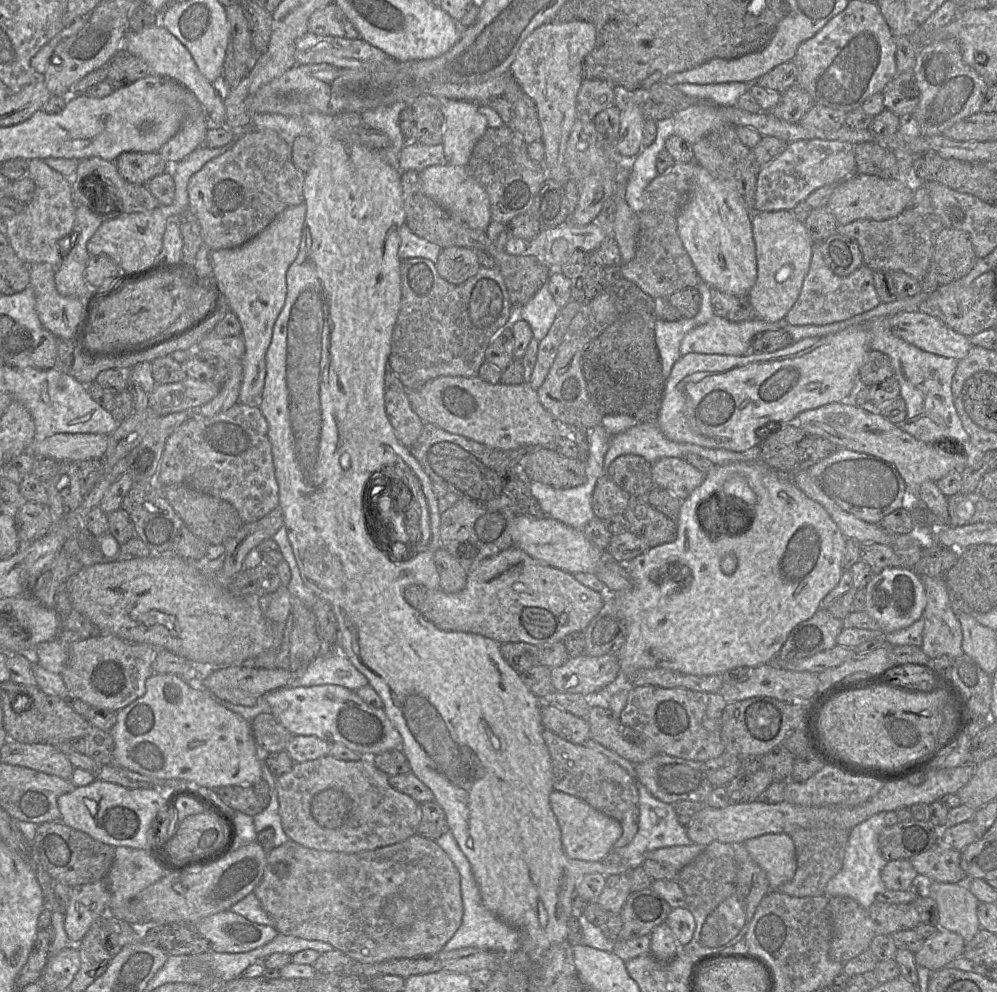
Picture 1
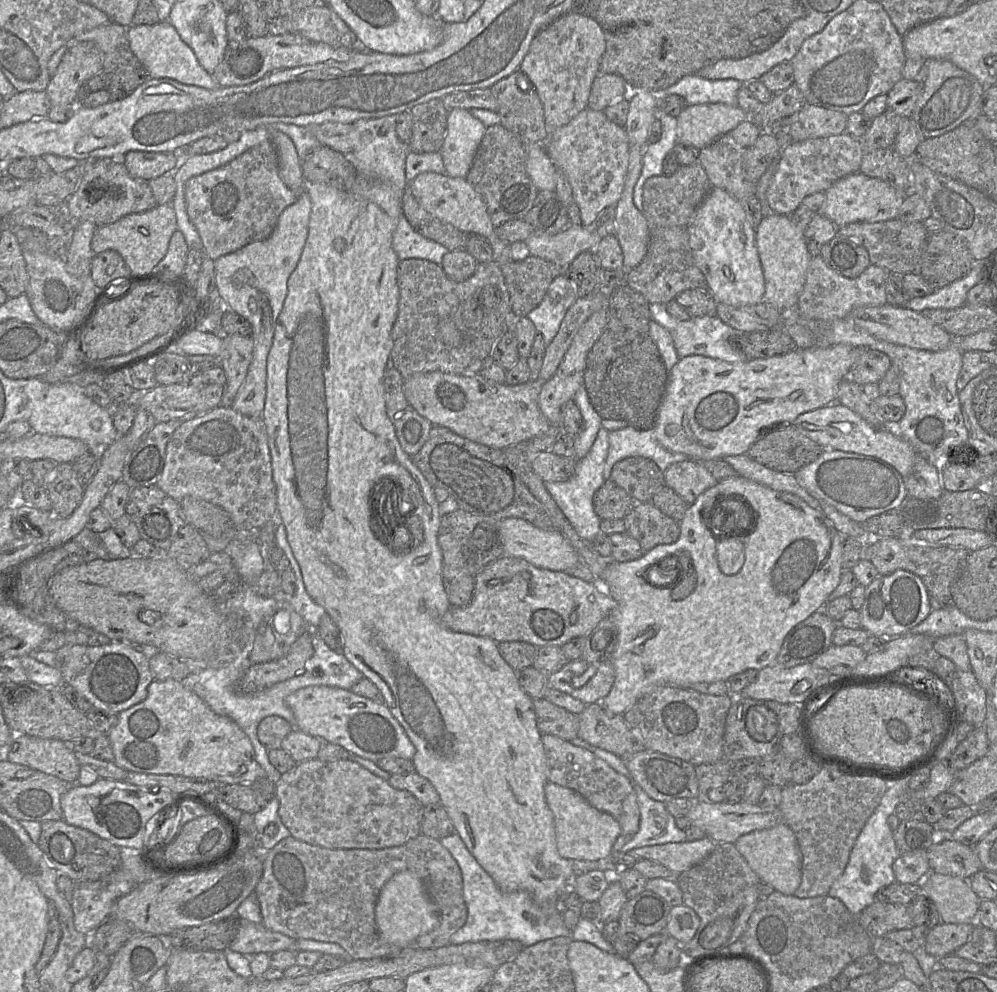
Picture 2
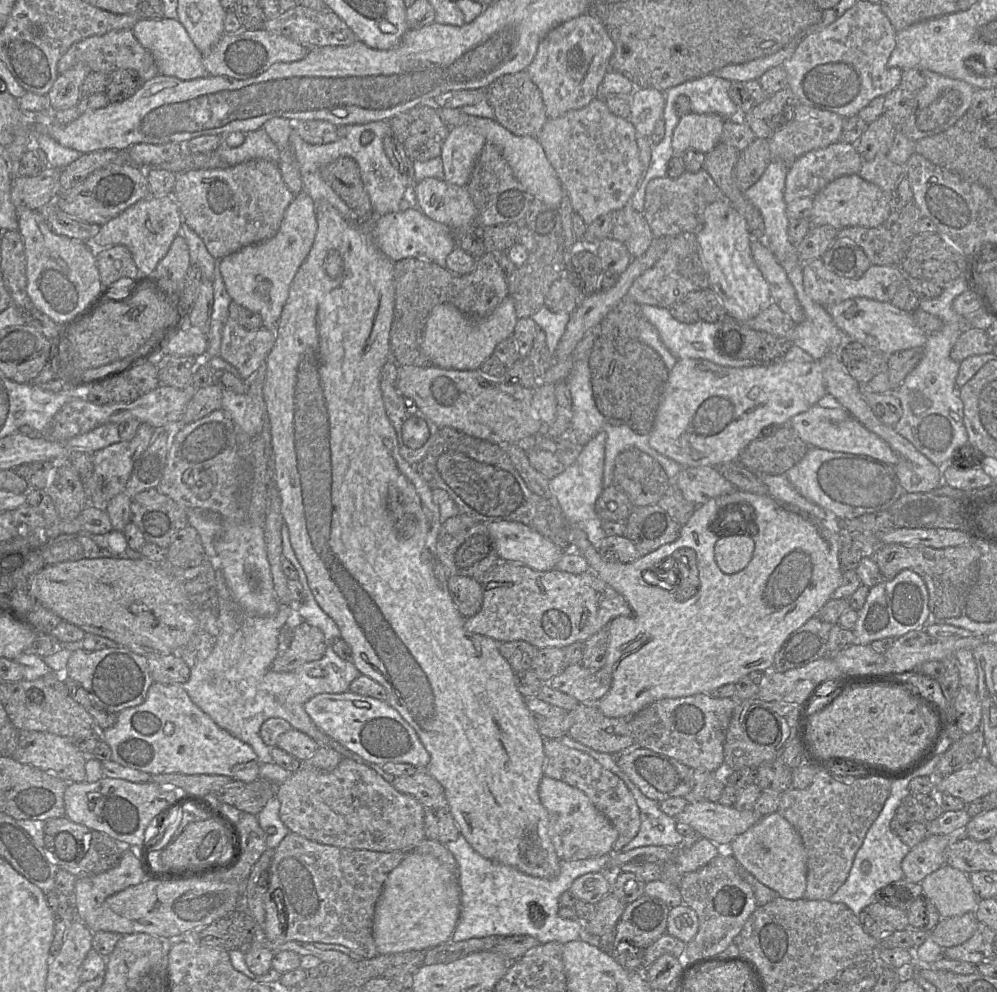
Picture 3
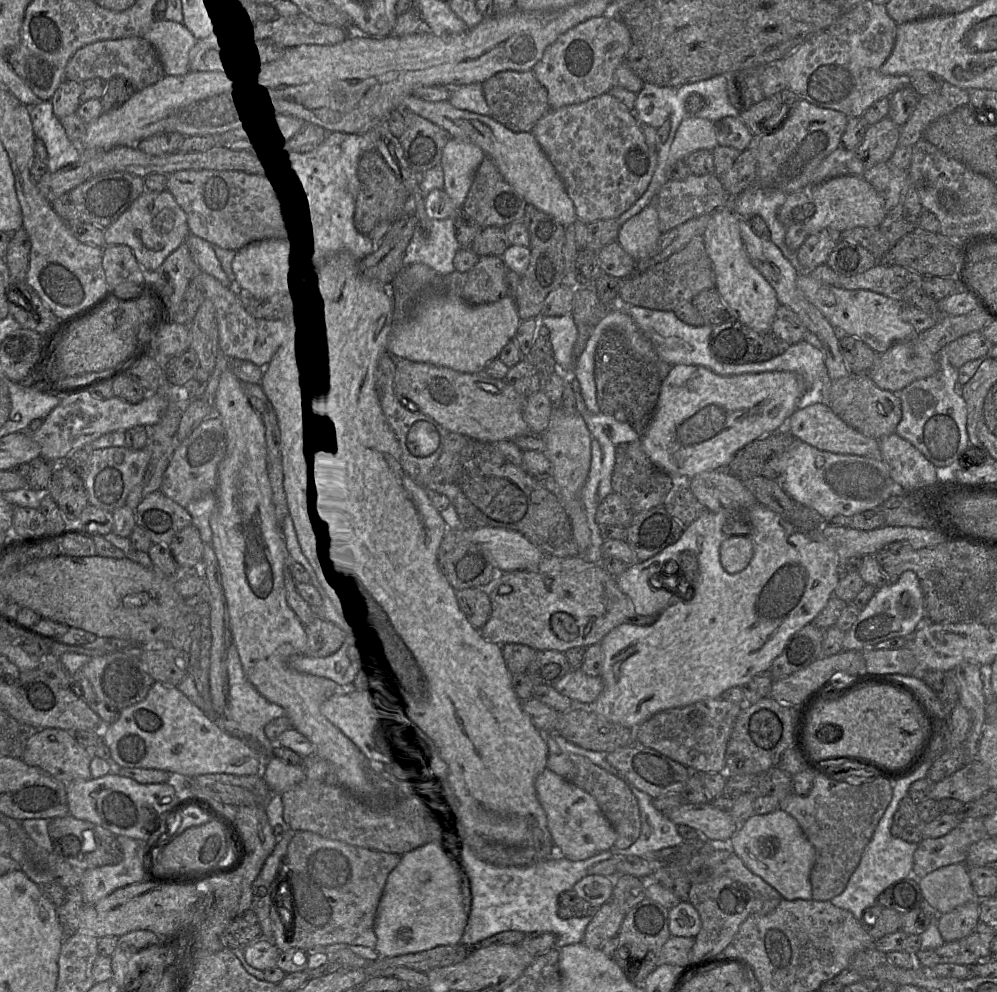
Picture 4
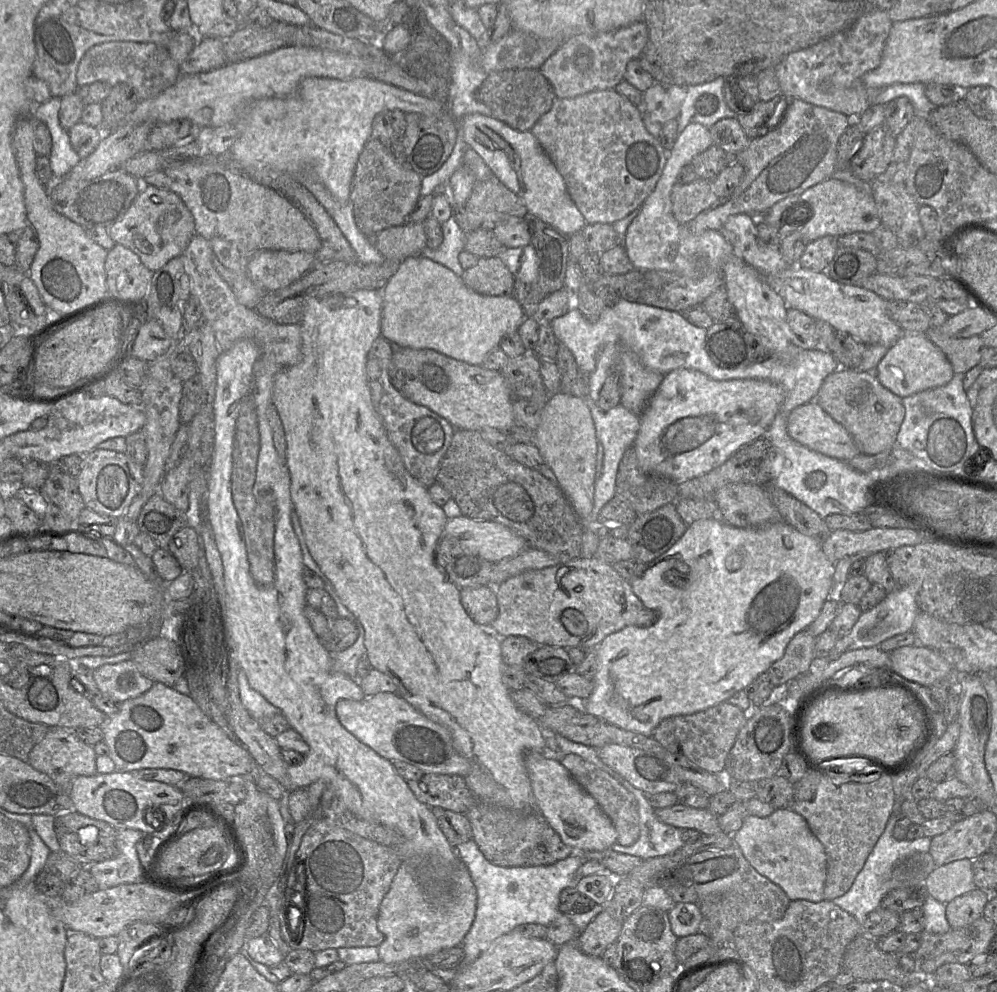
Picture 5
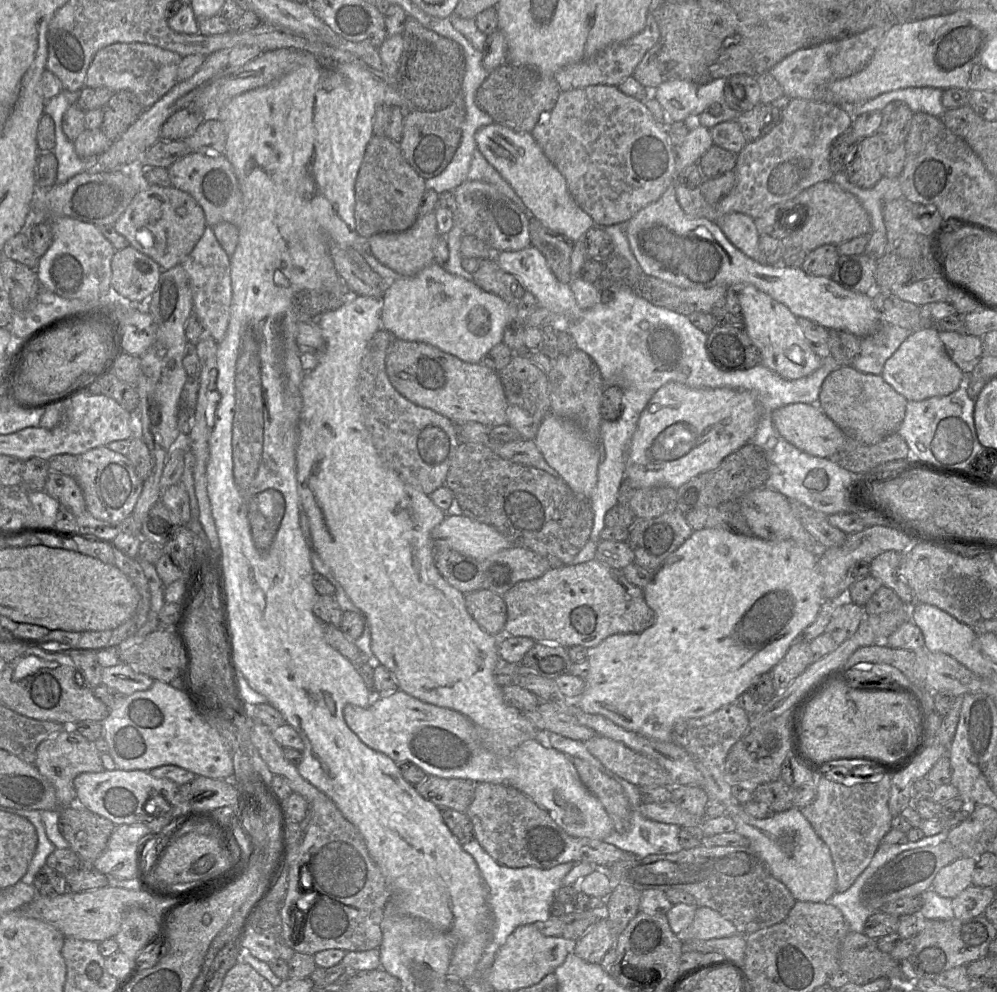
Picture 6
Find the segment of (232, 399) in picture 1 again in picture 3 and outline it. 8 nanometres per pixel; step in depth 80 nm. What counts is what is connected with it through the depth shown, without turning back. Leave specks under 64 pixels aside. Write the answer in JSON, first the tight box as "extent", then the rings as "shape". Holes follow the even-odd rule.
{"extent":[219,318,275,380],"shape":[[[228,318],[222,330],[219,357],[237,369],[239,376],[246,380],[266,361],[275,341],[274,330],[264,327],[246,330]]]}

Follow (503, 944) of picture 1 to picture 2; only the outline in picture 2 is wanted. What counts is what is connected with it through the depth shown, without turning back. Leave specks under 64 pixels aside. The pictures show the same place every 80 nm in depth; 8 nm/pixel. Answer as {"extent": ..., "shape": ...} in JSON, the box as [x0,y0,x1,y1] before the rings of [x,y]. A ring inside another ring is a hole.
{"extent":[439,833,571,947],"shape":[[[453,833],[439,840],[457,862],[462,876],[463,898],[467,908],[464,925],[449,939],[449,945],[468,942],[514,940],[523,947],[556,937],[571,937],[560,914],[560,900],[549,899],[537,903],[526,891],[502,891],[491,876],[480,866],[466,848],[458,834]]]}

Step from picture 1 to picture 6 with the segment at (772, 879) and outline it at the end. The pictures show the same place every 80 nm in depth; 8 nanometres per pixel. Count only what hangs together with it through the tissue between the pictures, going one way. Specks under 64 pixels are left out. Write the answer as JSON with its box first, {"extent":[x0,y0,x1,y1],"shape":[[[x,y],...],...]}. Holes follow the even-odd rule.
{"extent":[696,762,836,903],"shape":[[[696,762],[696,767],[702,774],[702,788],[708,795],[708,800],[715,799],[724,805],[728,816],[736,824],[735,832],[749,840],[751,848],[768,867],[772,876],[782,882],[797,901],[828,903],[836,893],[836,872],[831,852],[800,809],[792,807],[766,819],[754,818],[732,796],[732,786],[724,778],[723,765],[716,767]]]}

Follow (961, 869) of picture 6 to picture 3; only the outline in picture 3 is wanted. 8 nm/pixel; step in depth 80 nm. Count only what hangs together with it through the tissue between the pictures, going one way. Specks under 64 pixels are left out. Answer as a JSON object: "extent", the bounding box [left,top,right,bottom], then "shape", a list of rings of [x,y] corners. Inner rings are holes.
{"extent":[920,865,979,918],"shape":[[[949,865],[927,875],[920,882],[920,887],[941,918],[974,912],[979,900],[969,875]]]}

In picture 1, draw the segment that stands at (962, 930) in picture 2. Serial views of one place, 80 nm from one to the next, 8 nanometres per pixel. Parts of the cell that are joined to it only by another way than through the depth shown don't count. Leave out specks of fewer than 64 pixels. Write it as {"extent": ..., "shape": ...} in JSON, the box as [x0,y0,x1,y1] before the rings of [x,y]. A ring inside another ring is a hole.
{"extent":[914,929,966,972],"shape":[[[938,929],[931,937],[924,940],[921,949],[914,953],[918,967],[933,972],[944,968],[962,956],[966,942],[957,933]]]}

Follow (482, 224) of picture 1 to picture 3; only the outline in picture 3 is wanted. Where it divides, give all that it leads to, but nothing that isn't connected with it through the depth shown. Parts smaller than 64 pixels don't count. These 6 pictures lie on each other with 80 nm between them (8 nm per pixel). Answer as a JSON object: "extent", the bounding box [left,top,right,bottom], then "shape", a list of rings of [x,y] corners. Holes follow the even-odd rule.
{"extent":[414,178,477,230],"shape":[[[425,178],[415,184],[414,192],[416,207],[452,230],[477,222],[477,209],[466,186]]]}

